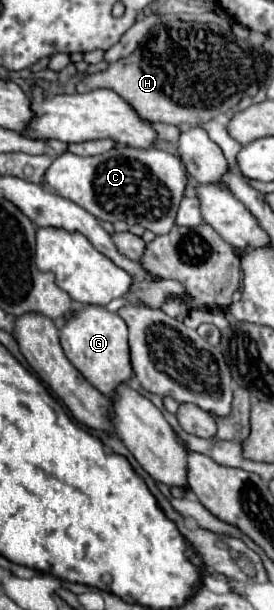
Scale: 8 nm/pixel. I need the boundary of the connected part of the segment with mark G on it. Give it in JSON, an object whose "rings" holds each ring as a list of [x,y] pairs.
{"rings":[[[83,305],[77,311],[77,315],[61,327],[59,339],[67,359],[103,395],[111,397],[111,389],[115,389],[115,385],[121,385],[133,377],[131,351],[127,343],[127,325],[117,313],[109,313],[105,307],[99,305]]]}

